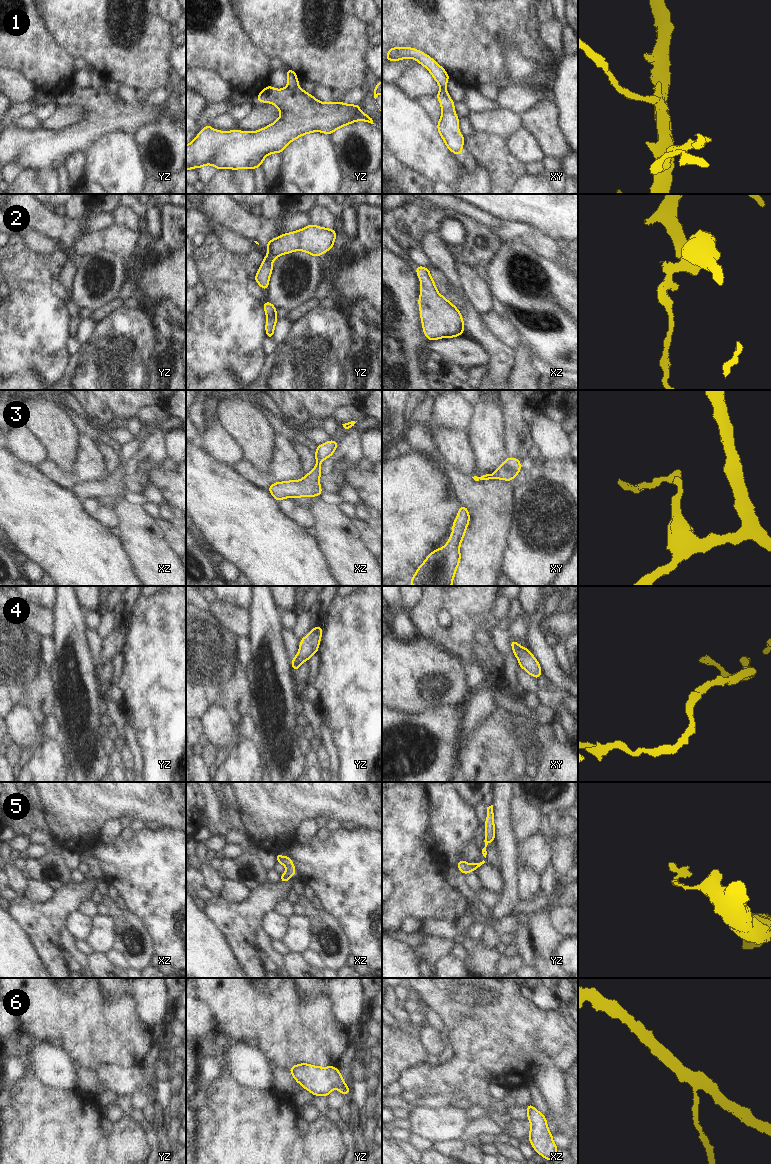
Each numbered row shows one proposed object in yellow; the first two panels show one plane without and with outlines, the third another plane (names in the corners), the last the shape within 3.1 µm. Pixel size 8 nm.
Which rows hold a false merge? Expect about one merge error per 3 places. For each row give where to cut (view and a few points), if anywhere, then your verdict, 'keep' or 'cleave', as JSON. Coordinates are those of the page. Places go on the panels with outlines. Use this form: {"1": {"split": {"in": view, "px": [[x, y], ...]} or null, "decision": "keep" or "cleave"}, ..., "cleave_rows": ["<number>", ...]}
{"1": {"split": {"in": "yz", "px": [[297, 85], [287, 87]]}, "decision": "cleave"}, "2": {"split": {"in": "yz", "px": [[276, 237], [271, 242], [273, 258]]}, "decision": "cleave"}, "3": {"split": null, "decision": "keep"}, "4": {"split": null, "decision": "keep"}, "5": {"split": null, "decision": "keep"}, "6": {"split": null, "decision": "keep"}, "cleave_rows": ["1", "2"]}

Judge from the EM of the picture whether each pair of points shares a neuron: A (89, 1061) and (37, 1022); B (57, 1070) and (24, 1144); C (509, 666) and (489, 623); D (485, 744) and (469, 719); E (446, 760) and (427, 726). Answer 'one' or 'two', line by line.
A: one
B: two
C: two
D: two
E: one

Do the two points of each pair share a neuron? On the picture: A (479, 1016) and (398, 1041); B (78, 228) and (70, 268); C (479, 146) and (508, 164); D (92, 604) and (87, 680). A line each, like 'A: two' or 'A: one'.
A: two
B: one
C: one
D: two

